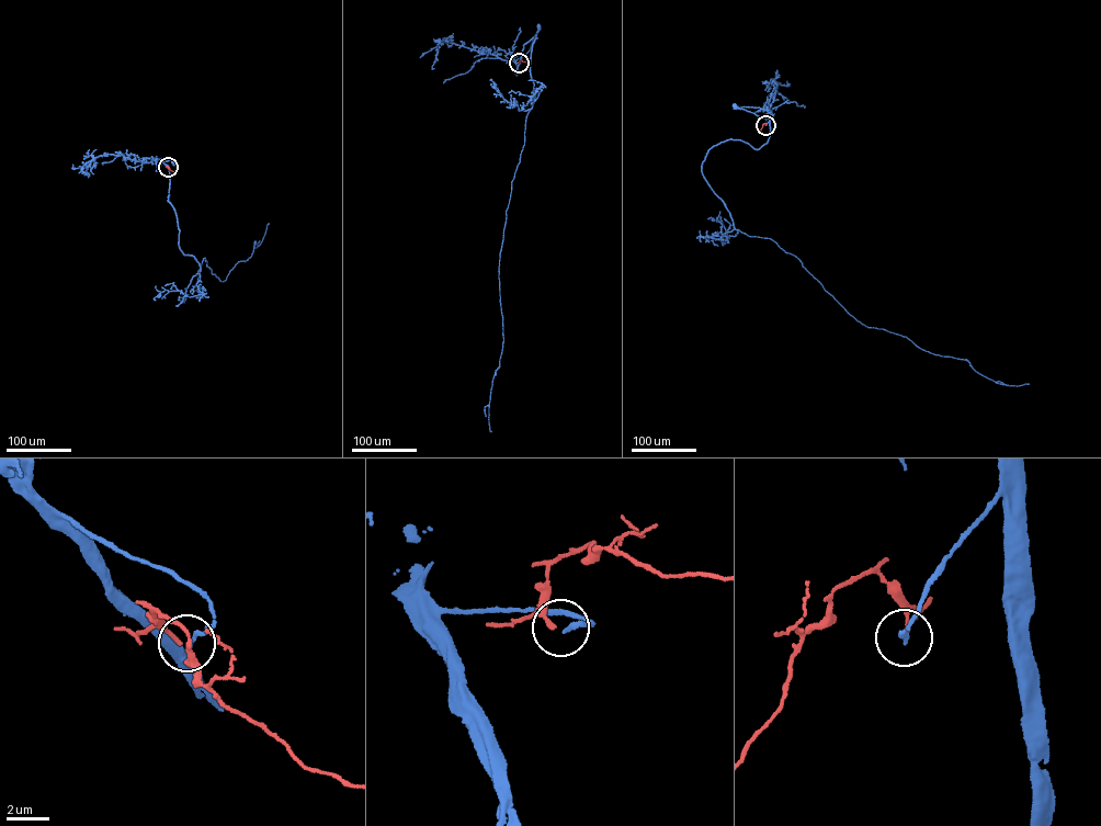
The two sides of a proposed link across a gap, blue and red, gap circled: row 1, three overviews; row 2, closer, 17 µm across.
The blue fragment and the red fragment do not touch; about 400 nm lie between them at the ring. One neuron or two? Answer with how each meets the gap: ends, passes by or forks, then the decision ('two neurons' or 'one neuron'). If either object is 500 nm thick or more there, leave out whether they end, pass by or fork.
blue ends; red ends; one neuron

